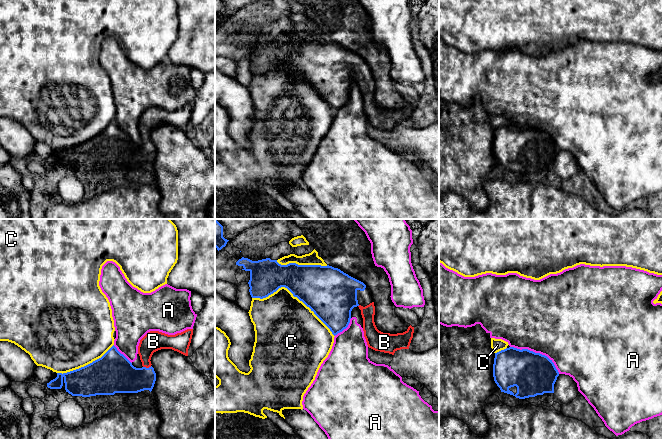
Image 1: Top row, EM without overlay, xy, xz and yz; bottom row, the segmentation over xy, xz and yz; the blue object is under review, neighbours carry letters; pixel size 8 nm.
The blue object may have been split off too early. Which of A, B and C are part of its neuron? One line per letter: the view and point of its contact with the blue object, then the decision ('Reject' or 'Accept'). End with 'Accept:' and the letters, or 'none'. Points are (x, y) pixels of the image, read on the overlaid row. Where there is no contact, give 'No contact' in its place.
A: Touches blue at yz (537, 353). Reject
B: Touches blue at xy (147, 368). Accept
C: Touches blue at xz (295, 296). Reject
Accept: B

